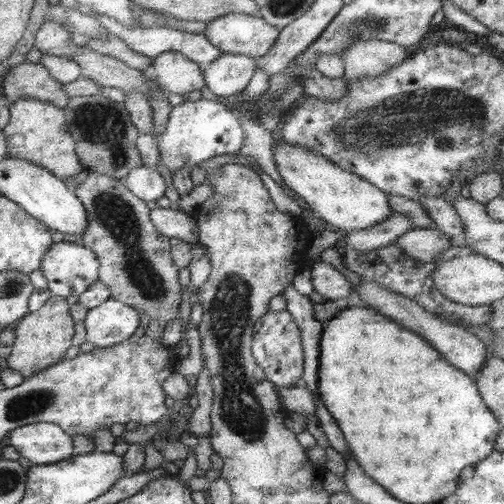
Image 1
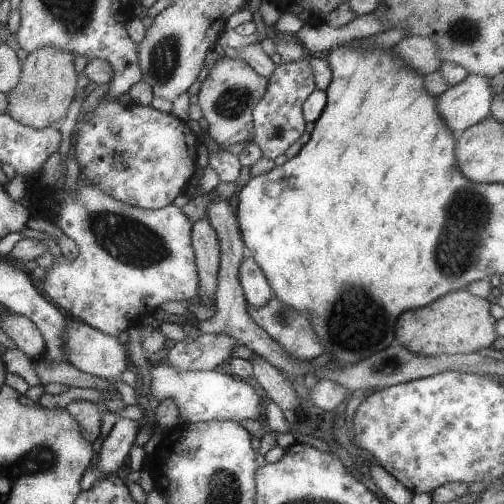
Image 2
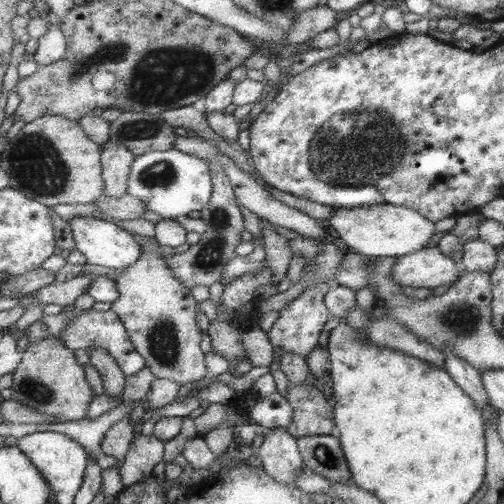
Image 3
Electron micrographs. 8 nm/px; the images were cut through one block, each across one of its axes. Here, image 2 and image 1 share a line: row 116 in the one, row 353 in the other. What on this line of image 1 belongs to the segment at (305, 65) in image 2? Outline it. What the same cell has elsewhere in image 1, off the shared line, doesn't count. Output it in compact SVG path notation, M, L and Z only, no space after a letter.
M289 310L283 312L267 312L263 318L263 326L255 334L255 358L267 372L271 384L275 384L279 390L297 388L301 376L305 376L307 366L307 354L303 344L303 332L299 322L295 322L295 316Z

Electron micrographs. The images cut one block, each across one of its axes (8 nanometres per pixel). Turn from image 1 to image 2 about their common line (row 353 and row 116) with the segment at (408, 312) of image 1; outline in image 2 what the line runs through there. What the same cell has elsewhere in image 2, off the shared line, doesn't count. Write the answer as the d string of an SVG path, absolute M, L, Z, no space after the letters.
M467 76L459 86L447 88L435 98L439 118L457 136L491 116L491 94L487 78Z

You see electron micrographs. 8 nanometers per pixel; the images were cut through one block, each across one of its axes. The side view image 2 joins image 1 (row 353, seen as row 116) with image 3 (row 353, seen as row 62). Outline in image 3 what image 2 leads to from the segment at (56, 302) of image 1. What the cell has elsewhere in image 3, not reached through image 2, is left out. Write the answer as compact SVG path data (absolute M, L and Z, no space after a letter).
M47 338L29 344L23 352L23 362L13 374L13 400L53 416L53 422L77 422L89 414L89 406L95 402L93 388L87 384L83 364L75 358L73 348L69 348L61 338Z

